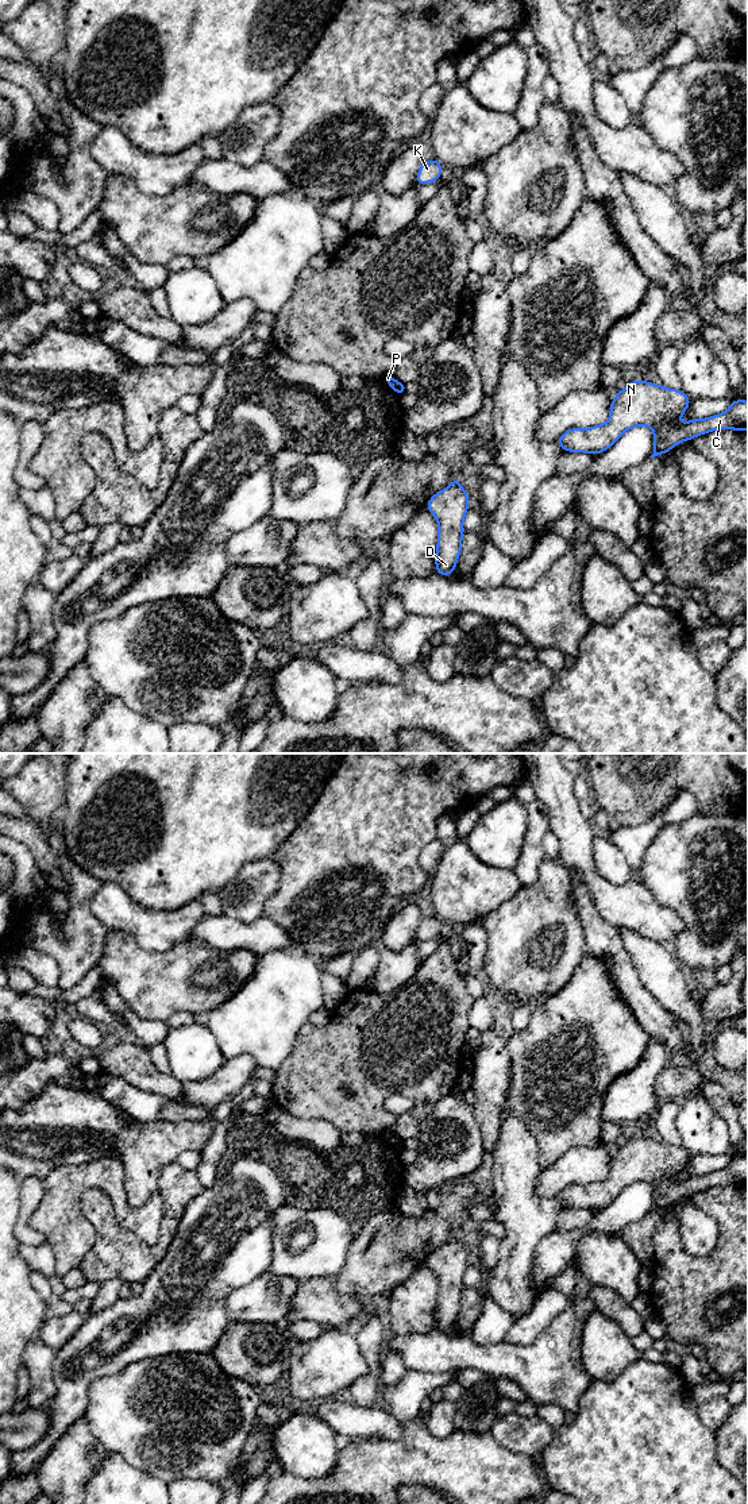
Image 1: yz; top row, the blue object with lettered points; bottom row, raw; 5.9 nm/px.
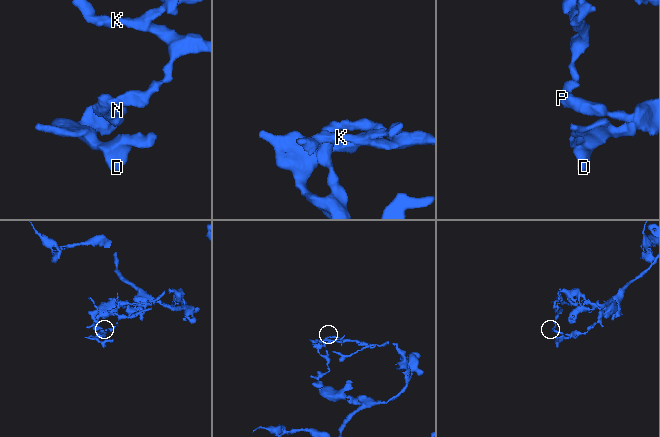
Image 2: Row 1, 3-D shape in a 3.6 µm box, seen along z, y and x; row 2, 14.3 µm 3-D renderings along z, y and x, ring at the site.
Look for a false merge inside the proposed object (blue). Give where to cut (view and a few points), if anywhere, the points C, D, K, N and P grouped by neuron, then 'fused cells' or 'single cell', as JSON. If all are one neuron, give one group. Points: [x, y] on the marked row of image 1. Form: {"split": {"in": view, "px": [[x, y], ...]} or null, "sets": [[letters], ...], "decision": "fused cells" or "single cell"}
{"split": {"in": "yz", "px": [[394, 390], [401, 393]]}, "sets": [["C", "D", "N"], ["K", "P"]], "decision": "fused cells"}

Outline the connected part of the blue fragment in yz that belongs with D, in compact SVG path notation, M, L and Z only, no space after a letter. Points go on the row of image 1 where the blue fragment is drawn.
M456 478L427 502L439 527L435 564L436 572L442 576L456 570L458 558L462 554L463 520L469 510L469 501L469 494Z

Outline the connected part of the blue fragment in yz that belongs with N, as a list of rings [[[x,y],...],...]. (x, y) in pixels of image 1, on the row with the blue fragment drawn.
[[[636,379],[612,398],[609,420],[589,428],[571,428],[560,435],[558,444],[563,451],[602,454],[625,431],[645,425],[653,431],[655,450],[649,458],[668,454],[682,441],[717,429],[748,431],[748,401],[733,400],[730,406],[706,419],[679,423],[691,400],[680,389]]]

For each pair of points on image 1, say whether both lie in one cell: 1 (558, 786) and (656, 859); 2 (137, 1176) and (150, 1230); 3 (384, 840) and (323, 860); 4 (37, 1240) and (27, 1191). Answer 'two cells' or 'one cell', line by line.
1: two cells
2: two cells
3: one cell
4: one cell

